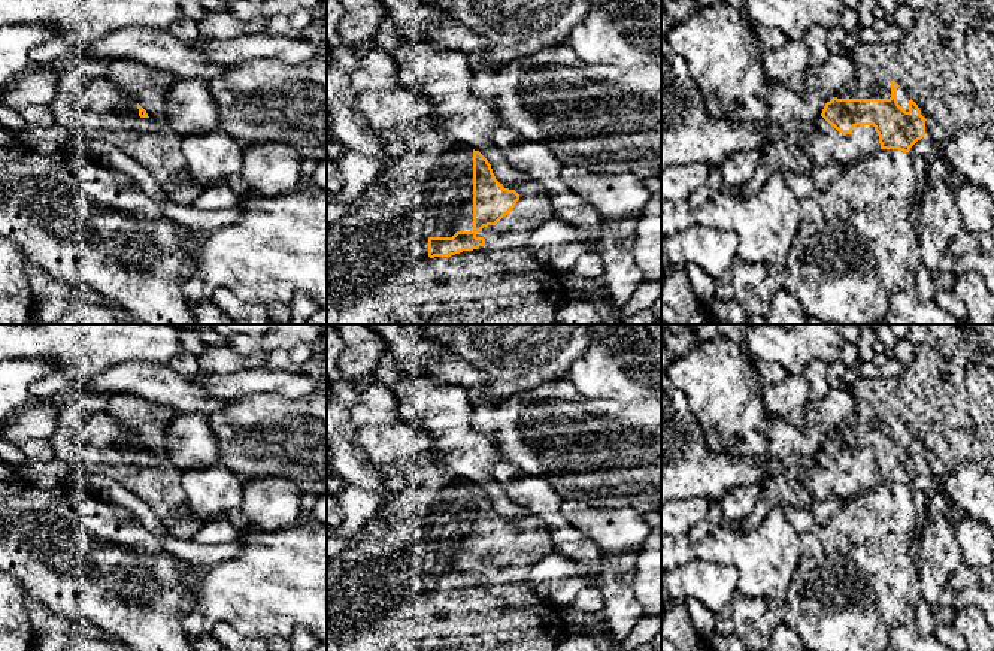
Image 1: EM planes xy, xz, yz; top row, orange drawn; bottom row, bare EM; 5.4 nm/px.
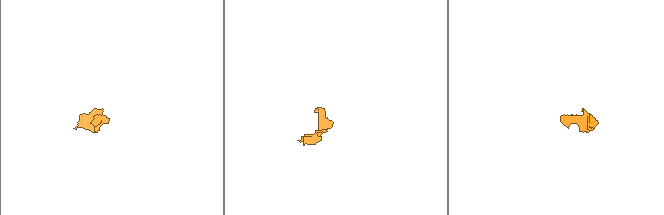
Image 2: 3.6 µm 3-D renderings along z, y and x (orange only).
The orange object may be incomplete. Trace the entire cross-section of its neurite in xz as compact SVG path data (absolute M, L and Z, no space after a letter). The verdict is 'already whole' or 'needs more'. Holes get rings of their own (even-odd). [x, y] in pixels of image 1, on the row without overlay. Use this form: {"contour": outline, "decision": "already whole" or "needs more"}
{"contour": "M430 452L418 454L409 467L421 469L424 476L415 479L401 493L393 494L388 503L381 505L364 526L363 542L327 561L327 651L555 651L558 639L566 633L564 621L527 584L530 567L552 551L551 530L540 527L521 532L515 524L504 523L479 485L445 470Z", "decision": "needs more"}

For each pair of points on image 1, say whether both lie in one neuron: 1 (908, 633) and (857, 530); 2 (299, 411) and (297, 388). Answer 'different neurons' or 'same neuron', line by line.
1: different neurons
2: different neurons

